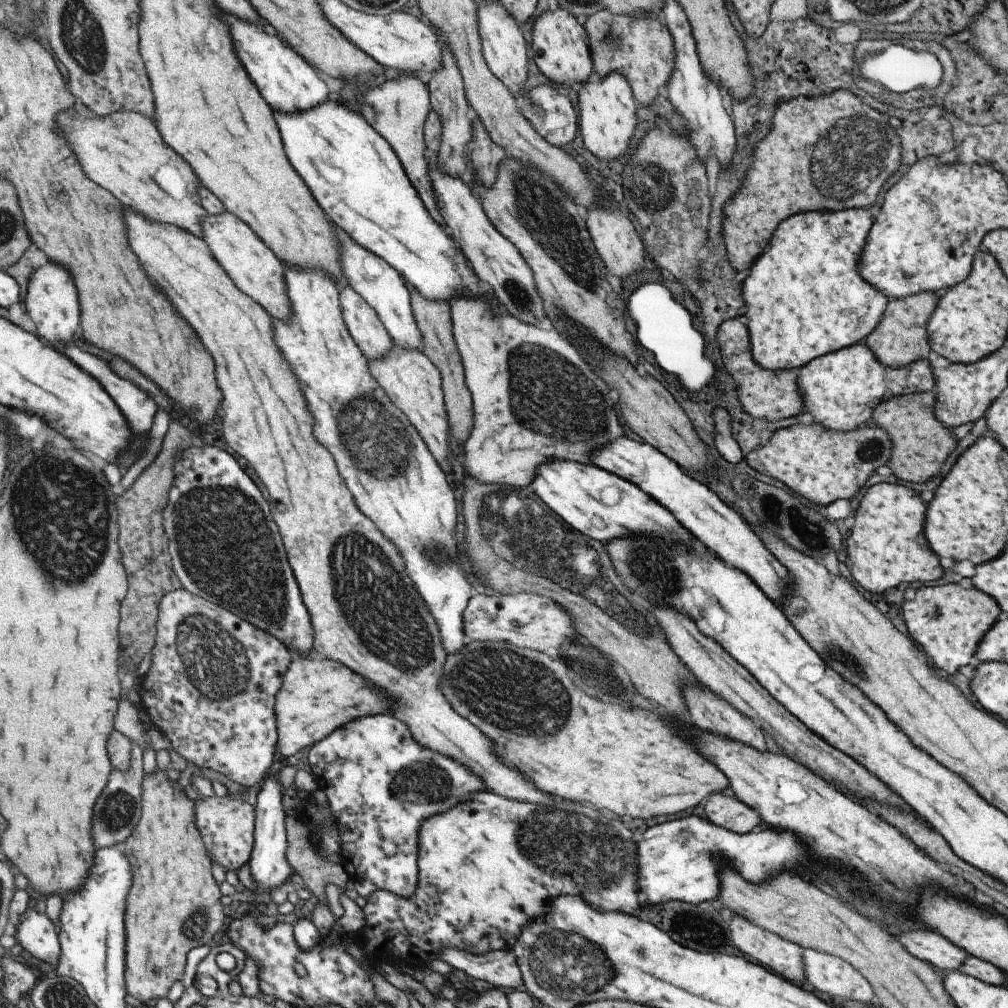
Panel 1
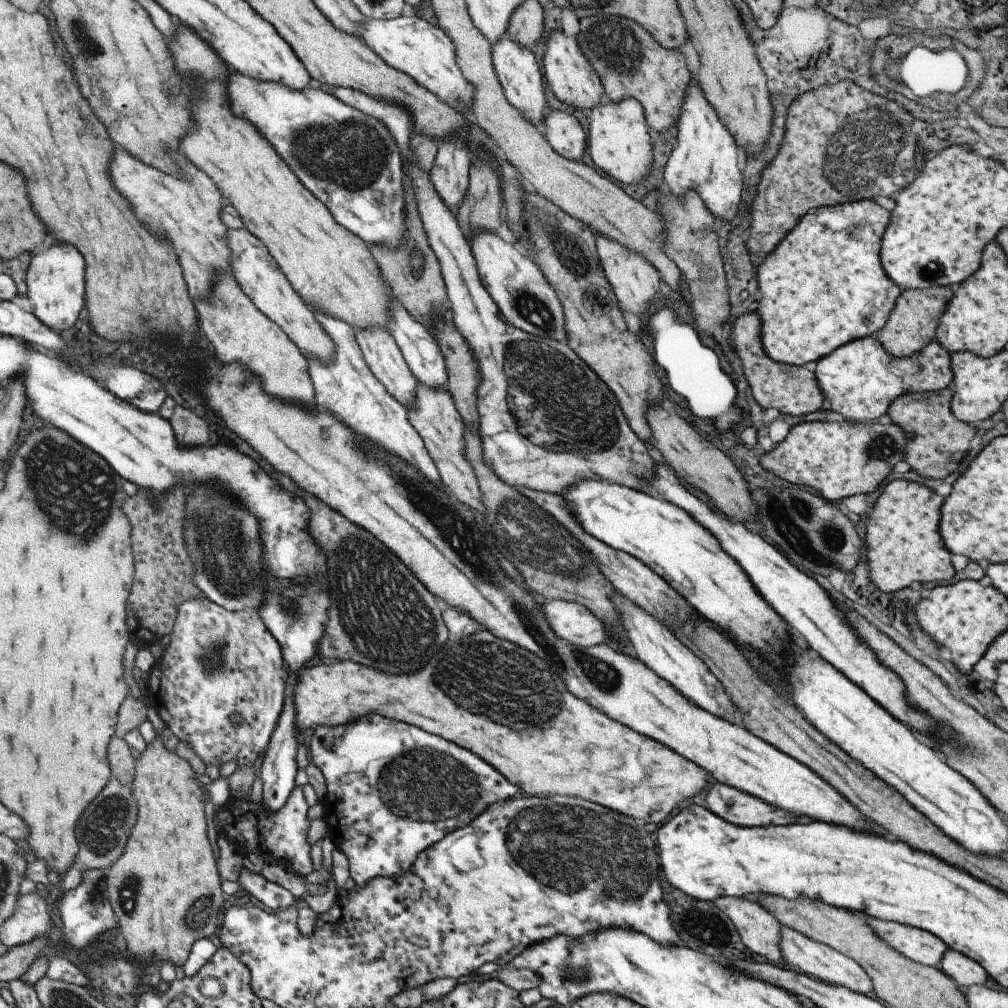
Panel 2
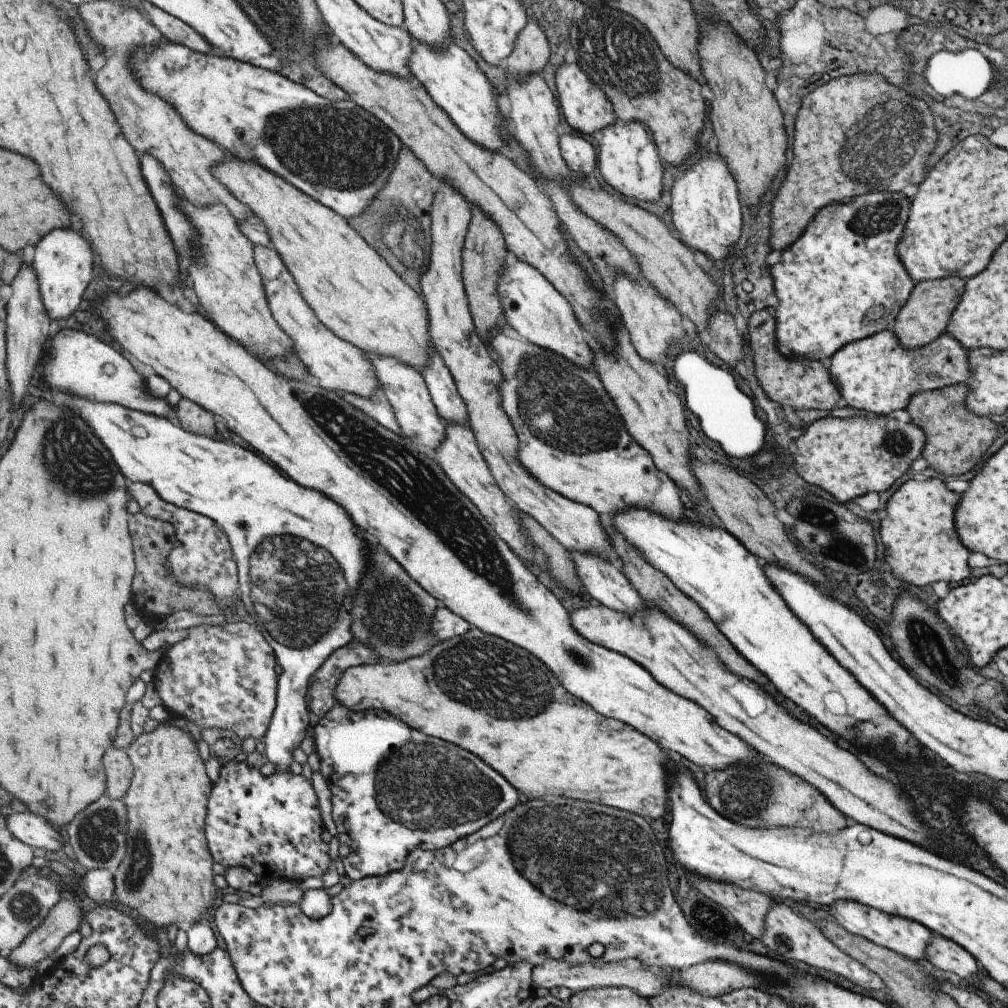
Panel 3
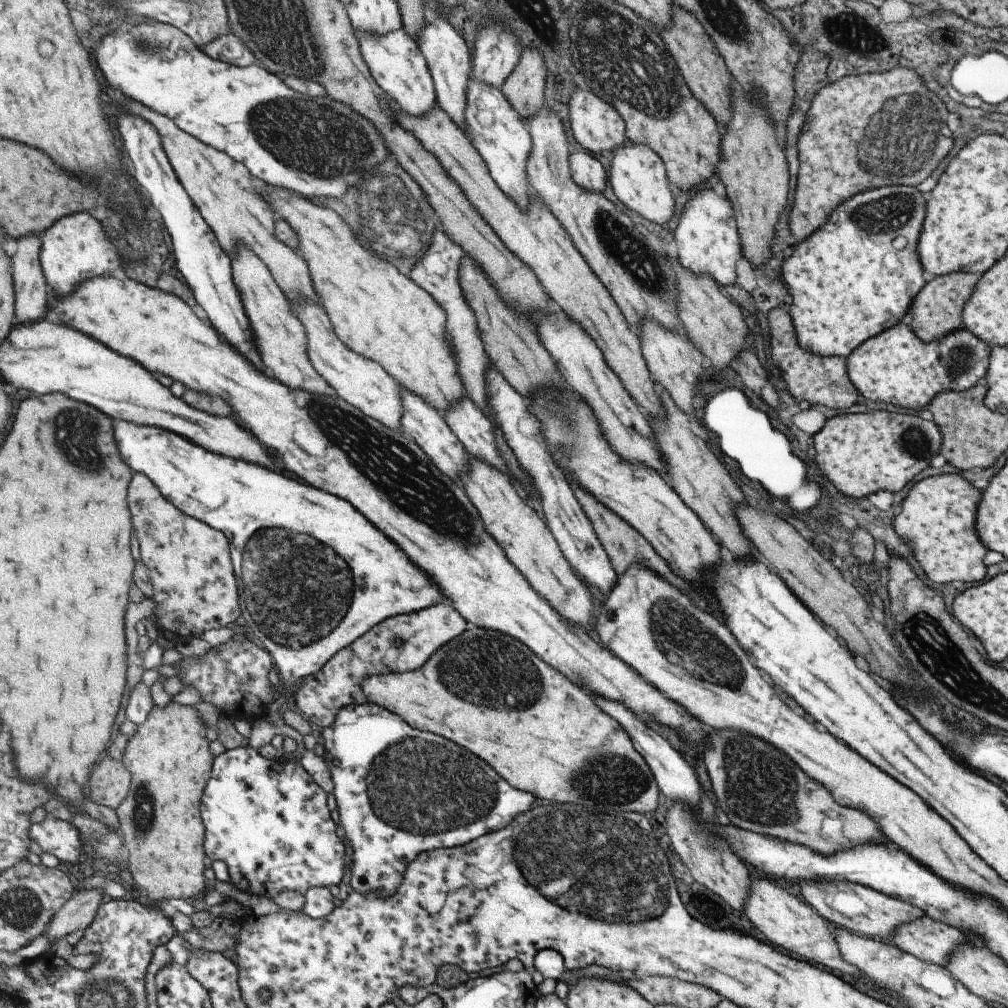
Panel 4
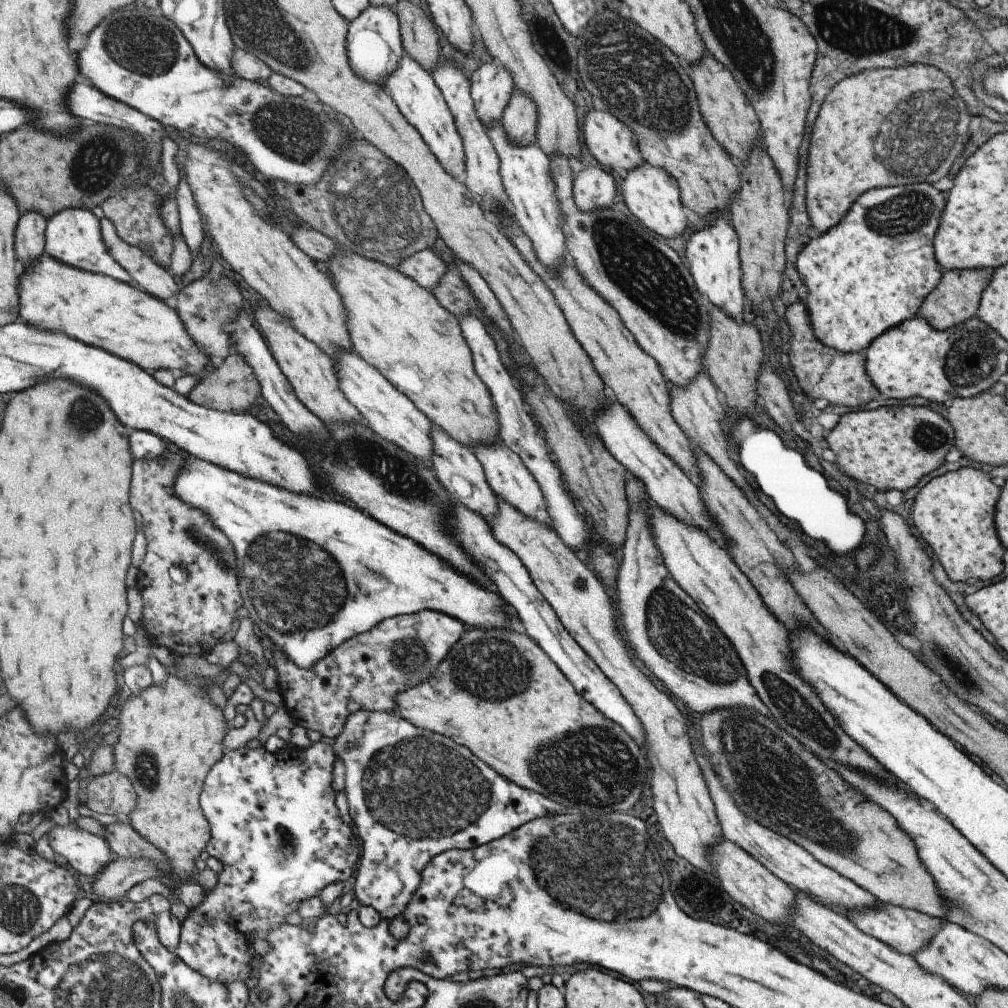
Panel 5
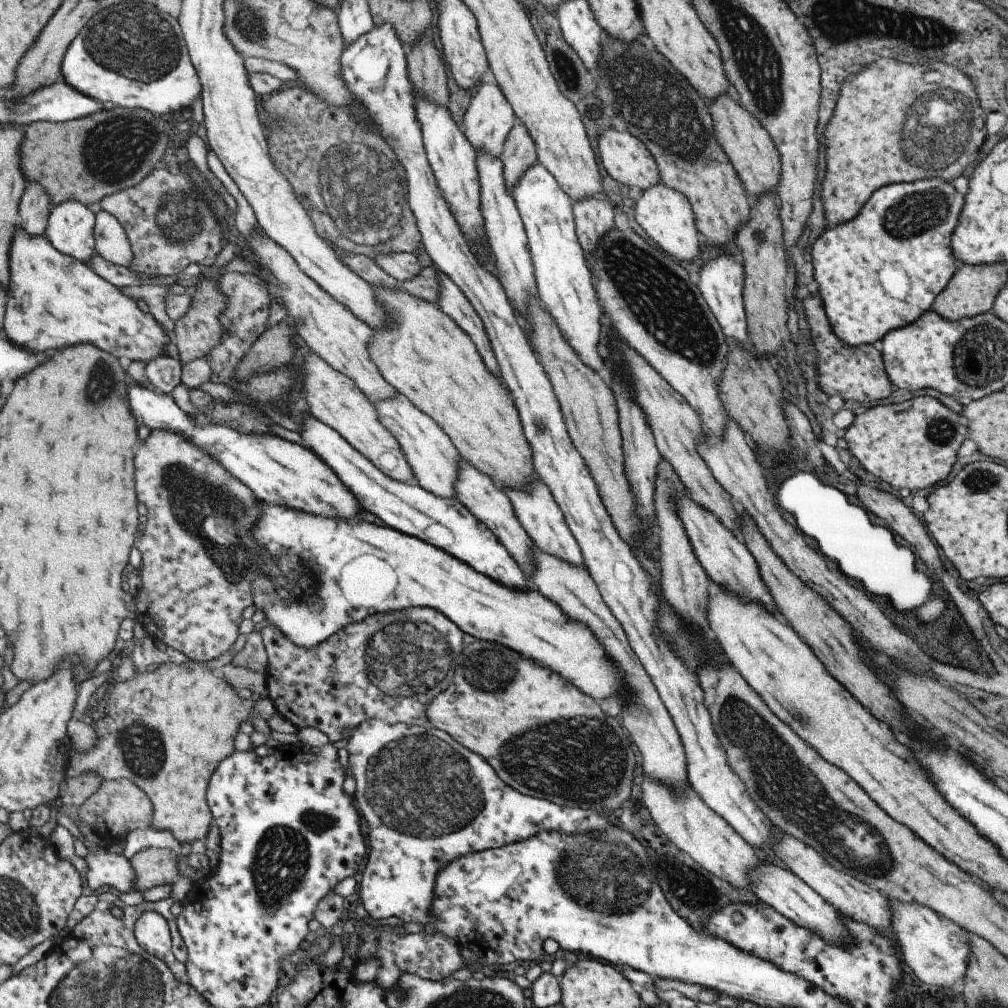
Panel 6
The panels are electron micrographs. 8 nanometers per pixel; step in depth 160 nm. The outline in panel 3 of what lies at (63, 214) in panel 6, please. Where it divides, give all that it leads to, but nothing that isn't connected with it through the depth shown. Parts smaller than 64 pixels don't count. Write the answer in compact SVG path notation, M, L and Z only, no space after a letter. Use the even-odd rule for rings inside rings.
M63 228L63 230L53 230L49 238L43 238L34 248L34 259L32 260L34 269L40 280L40 289L51 318L61 320L69 318L81 304L85 290L89 288L93 280L93 270L95 270L95 258L89 242L83 238L81 232L73 228Z

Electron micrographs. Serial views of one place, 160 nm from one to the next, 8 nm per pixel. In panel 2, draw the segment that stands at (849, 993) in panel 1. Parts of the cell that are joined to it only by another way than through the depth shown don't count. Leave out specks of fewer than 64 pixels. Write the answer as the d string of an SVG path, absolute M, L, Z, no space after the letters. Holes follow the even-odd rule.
M780 925L778 949L780 950L781 958L785 960L785 964L791 964L791 966L799 968L801 973L813 979L845 986L845 988L849 988L853 992L859 992L859 994L867 994L871 990L871 980L868 974L854 960L833 950L830 946L807 938L788 926Z

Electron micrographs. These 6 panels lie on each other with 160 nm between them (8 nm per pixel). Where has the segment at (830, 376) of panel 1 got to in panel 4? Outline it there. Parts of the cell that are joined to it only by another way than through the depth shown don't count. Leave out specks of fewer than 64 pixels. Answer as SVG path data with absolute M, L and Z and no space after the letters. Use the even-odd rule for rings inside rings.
M899 322L886 328L882 333L864 340L853 349L846 358L846 371L862 401L874 400L913 410L926 407L936 394L943 391L966 391L978 382L983 382L988 369L989 355L990 346L975 334L971 334L965 327L947 333L937 340L923 342L913 334L907 323Z

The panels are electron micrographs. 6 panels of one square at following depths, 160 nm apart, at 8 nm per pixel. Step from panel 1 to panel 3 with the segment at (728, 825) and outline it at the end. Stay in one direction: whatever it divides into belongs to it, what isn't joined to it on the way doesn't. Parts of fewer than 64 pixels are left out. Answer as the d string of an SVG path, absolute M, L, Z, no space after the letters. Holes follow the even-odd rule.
M769 760L761 761L756 765L744 765L743 763L731 763L721 770L706 770L704 777L705 798L709 806L723 818L737 822L741 826L750 829L793 827L807 829L812 833L835 834L837 830L845 828L845 818L814 786L801 780L788 770L774 765Z

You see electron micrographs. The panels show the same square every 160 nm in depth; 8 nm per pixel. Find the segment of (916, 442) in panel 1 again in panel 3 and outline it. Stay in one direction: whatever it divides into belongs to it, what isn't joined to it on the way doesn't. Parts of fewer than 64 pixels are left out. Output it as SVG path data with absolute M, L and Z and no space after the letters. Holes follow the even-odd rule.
M966 383L949 385L939 390L921 391L912 396L905 408L910 414L911 422L921 427L925 435L926 441L920 456L943 479L969 472L987 447L991 446L991 442L999 436L996 424L988 417L980 417L968 411L965 402L967 393Z

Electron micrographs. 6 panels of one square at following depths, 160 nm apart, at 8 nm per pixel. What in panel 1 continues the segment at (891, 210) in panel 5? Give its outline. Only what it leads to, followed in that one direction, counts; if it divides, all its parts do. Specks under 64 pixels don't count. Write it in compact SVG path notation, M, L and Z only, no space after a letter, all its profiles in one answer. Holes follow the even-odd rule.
M849 207L848 209L839 209L836 211L807 211L797 213L784 221L781 221L777 228L773 231L768 242L768 247L763 254L760 254L750 266L749 275L742 280L741 296L746 306L745 316L742 320L748 330L748 341L750 342L750 353L753 360L764 369L767 370L785 370L791 368L801 368L807 362L817 358L818 356L832 353L840 348L859 343L875 328L875 325L881 320L885 307L888 305L889 299L871 284L865 282L864 278L858 273L858 263L864 249L869 229L873 224L874 218L871 217L868 209L858 209Z

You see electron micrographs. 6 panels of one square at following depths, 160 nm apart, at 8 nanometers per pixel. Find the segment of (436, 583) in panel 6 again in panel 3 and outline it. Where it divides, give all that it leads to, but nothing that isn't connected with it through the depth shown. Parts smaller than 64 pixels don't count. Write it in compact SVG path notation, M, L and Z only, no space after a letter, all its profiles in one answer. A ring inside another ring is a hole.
M75 398L75 402L73 410L77 410L77 414L81 414L93 430L97 430L101 442L113 450L113 456L129 482L139 481L153 486L167 502L213 519L228 534L240 574L241 612L265 636L265 642L281 666L277 706L261 747L265 760L275 764L276 771L289 773L293 764L291 752L301 744L309 724L309 712L305 706L309 680L334 650L352 639L349 604L352 604L351 596L355 594L361 574L367 568L369 544L361 538L357 526L349 520L341 506L331 502L321 492L303 488L281 476L259 454L253 454L239 444L235 446L223 440L205 438L185 430L177 421L115 403L99 404L85 398Z

